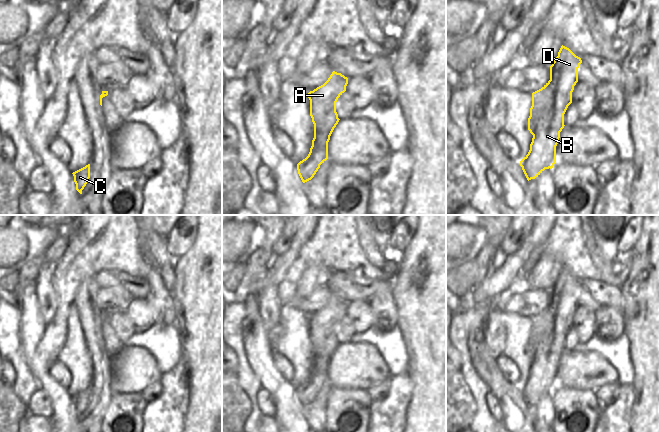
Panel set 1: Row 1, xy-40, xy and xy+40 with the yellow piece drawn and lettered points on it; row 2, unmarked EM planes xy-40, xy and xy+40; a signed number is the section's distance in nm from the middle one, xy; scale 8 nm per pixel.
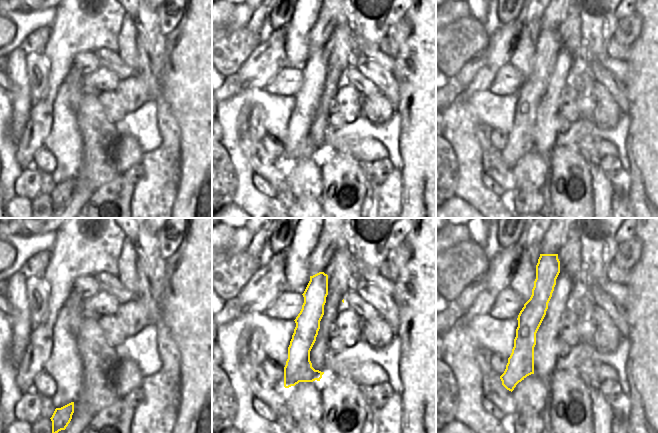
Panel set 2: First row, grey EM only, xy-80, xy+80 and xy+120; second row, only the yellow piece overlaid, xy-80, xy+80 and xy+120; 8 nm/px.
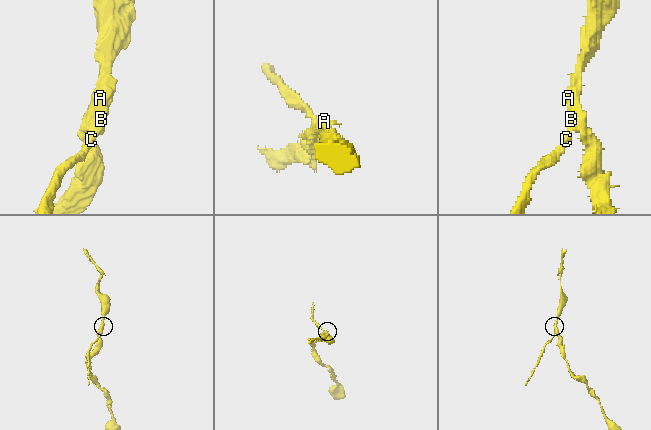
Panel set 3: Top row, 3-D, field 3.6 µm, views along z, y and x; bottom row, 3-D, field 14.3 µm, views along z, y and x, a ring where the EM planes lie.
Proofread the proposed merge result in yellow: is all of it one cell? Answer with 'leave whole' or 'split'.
split

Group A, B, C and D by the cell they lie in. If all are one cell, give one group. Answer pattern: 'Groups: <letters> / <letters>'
Groups: A B D / C

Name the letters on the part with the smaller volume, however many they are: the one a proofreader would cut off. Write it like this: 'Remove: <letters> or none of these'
Remove: C

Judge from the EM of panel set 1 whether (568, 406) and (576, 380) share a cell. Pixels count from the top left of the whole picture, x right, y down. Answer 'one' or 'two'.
two

